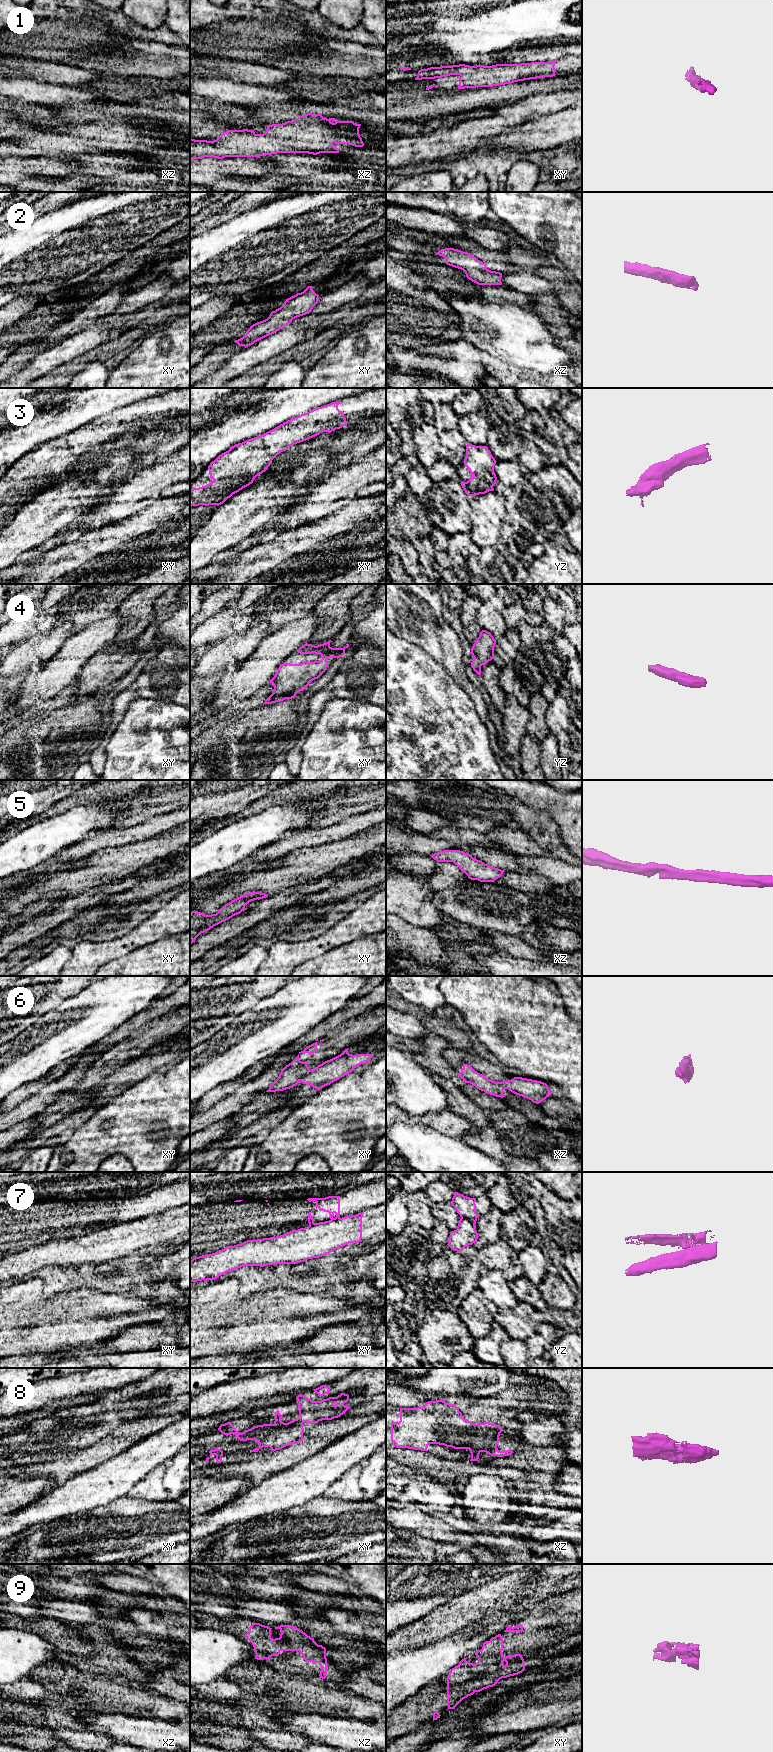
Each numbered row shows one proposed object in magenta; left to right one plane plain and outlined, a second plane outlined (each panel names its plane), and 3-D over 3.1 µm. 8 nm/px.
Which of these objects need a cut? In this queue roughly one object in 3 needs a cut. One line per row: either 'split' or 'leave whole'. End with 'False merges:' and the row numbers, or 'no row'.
1: leave whole
2: leave whole
3: leave whole
4: leave whole
5: leave whole
6: split
7: split
8: leave whole
9: leave whole
False merges: 6, 7

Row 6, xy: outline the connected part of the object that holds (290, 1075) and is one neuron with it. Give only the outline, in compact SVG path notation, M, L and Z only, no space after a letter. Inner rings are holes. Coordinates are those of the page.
M317 1042L307 1046L304 1048L303 1051L299 1052L298 1056L288 1065L286 1065L280 1072L279 1077L270 1085L270 1088L266 1092L276 1092L276 1091L283 1091L286 1089L290 1089L294 1086L296 1086L299 1081L301 1080L301 1077L305 1074L307 1074L310 1069L307 1065L307 1062L302 1062L299 1060L299 1055L308 1053L308 1054L314 1054L317 1052Z

